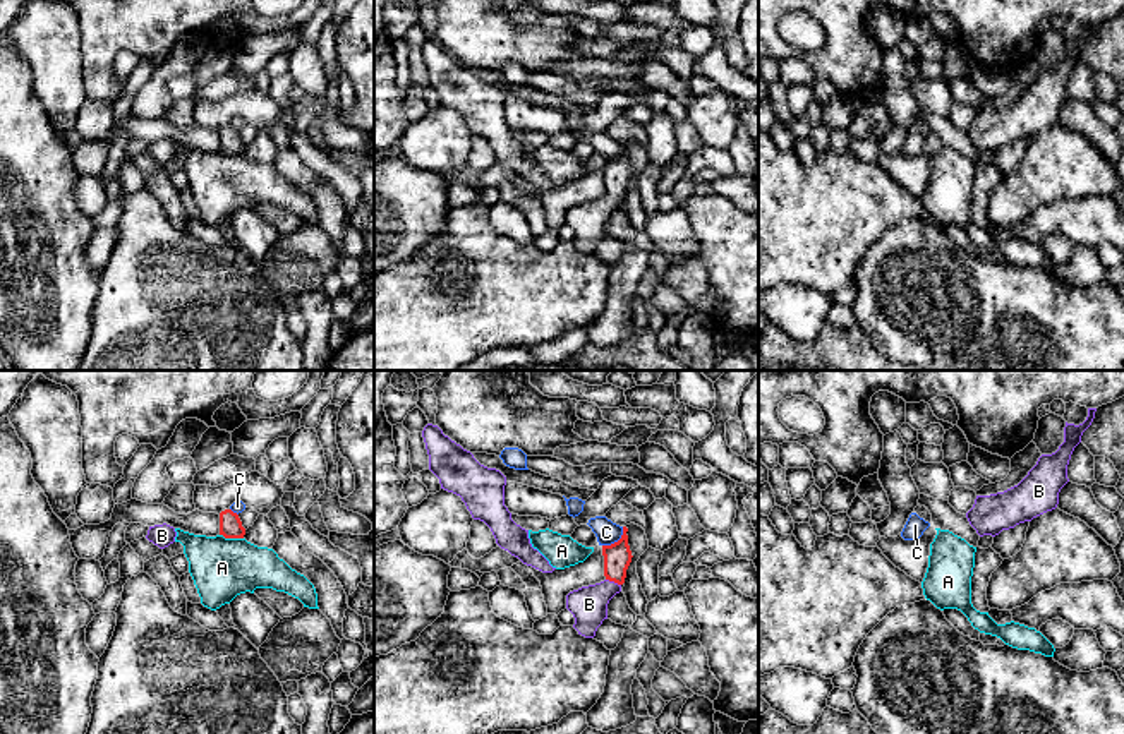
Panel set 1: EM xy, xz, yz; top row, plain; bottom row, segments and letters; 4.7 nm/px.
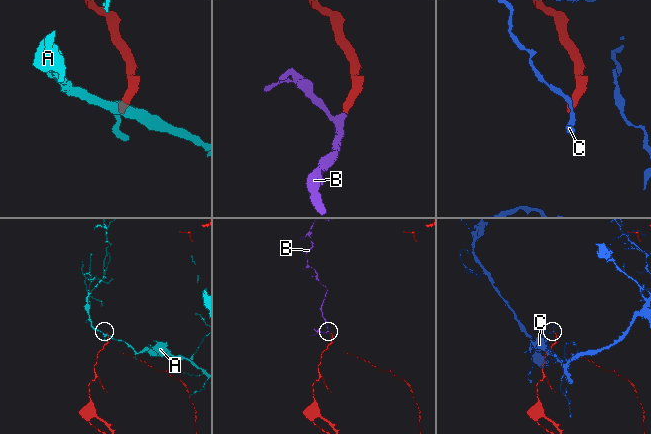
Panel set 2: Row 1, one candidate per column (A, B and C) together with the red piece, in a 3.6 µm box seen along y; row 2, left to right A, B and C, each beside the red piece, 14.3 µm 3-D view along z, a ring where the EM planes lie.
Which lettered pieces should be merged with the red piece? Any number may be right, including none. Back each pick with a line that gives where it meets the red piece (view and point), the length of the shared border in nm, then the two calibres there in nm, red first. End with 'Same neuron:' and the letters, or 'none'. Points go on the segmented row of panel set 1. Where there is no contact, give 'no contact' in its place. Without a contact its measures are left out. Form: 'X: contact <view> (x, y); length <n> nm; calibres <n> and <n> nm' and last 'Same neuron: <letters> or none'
B: contact xz (613, 580); length 80 nm; calibres 130 and 180 nm
Same neuron: B

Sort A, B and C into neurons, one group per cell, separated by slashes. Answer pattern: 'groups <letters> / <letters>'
groups A / B / C

